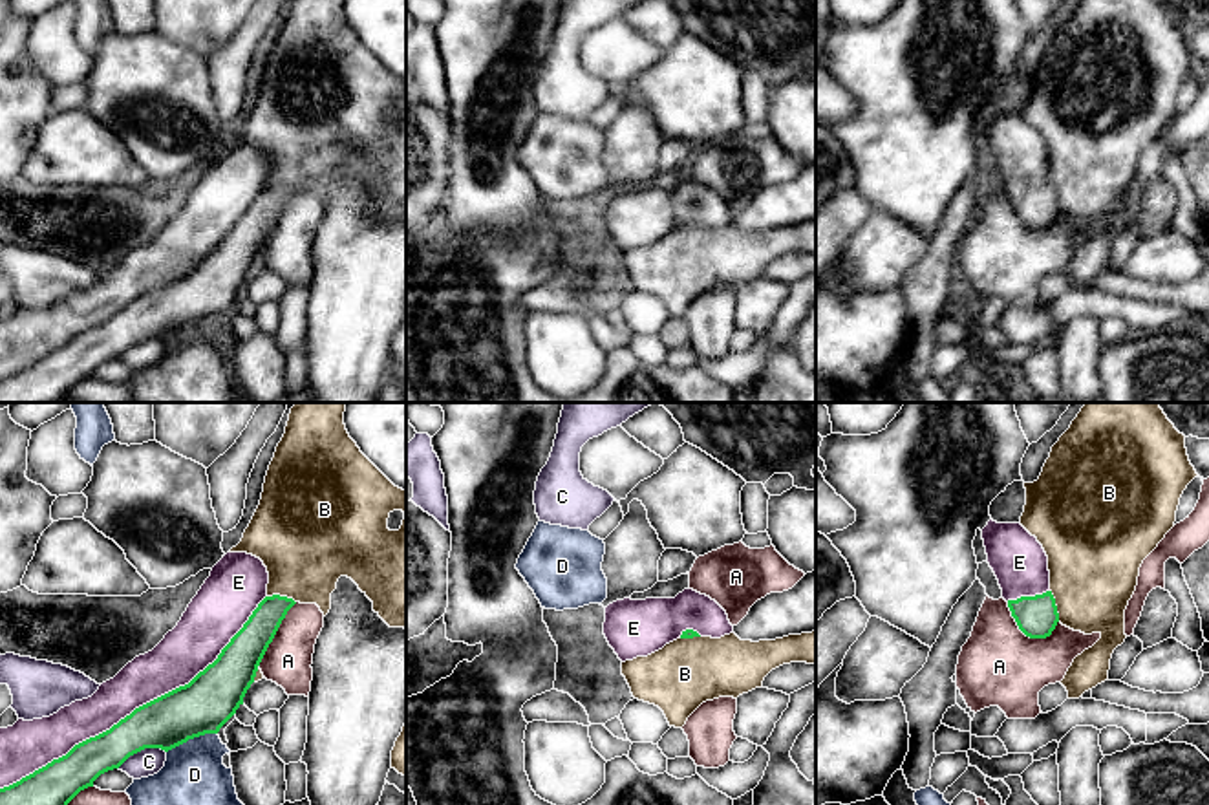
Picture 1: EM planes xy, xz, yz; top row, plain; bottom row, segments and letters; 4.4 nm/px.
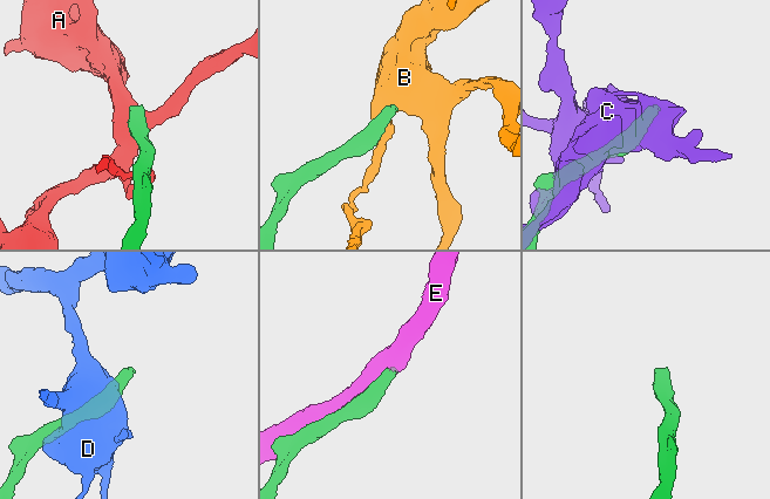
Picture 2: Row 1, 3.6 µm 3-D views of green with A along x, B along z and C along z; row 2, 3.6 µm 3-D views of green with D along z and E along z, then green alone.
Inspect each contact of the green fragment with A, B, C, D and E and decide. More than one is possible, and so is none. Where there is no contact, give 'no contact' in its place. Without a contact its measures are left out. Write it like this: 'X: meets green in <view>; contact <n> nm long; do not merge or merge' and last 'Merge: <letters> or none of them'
A: meets green in yz; contact 260 nm long; do not merge
B: meets green in yz; contact 150 nm long; do not merge
C: meets green in xy; contact 220 nm long; do not merge
D: meets green in xy; contact 240 nm long; do not merge
E: meets green in xy; contact 1450 nm long; merge
Merge: E

